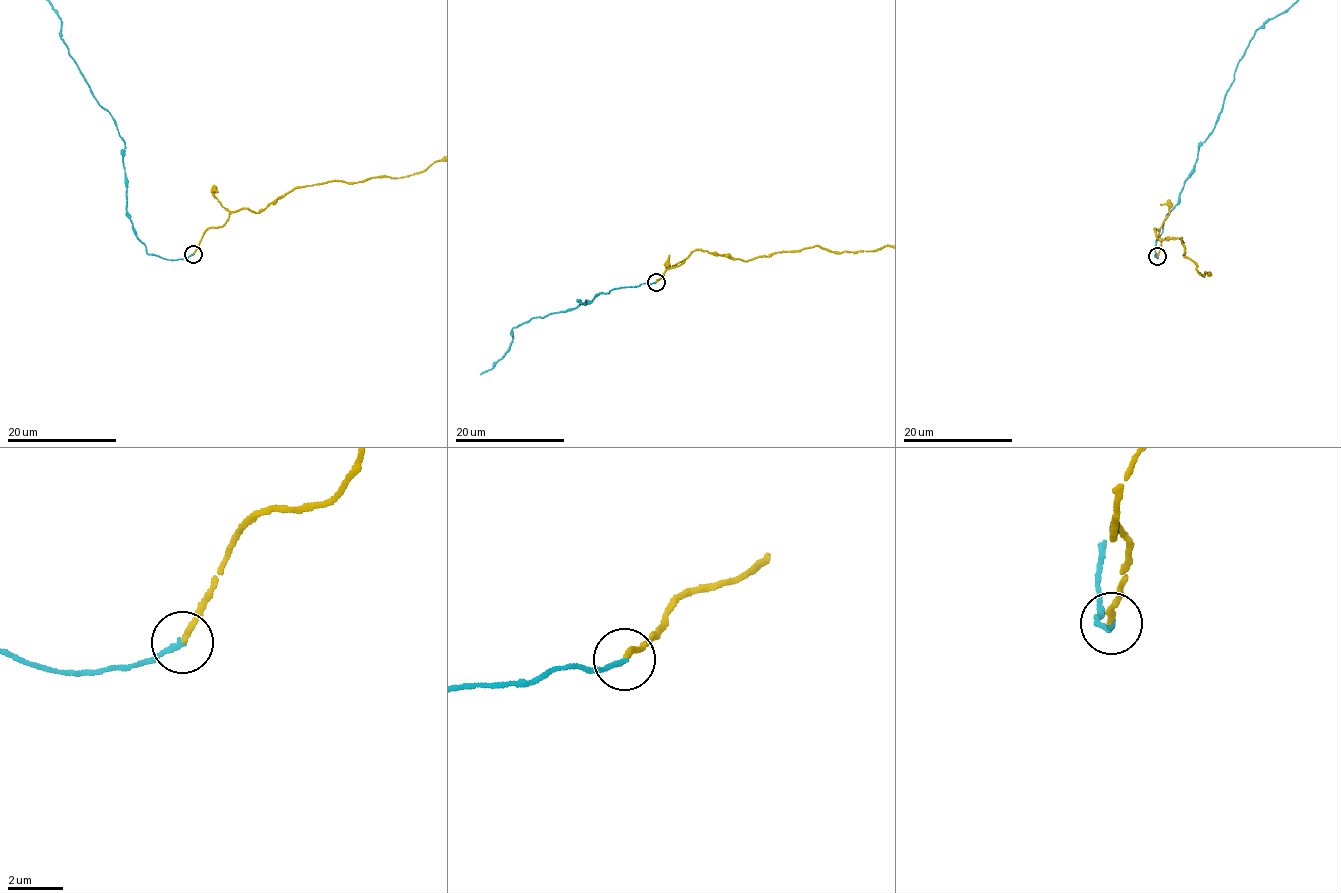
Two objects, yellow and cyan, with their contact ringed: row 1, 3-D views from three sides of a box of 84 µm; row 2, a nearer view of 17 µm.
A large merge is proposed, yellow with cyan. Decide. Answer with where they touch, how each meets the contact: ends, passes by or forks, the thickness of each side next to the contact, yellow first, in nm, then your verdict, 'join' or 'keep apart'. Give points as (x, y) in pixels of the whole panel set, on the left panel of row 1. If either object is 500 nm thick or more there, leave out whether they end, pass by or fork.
place (193, 254); yellow ends; cyan ends; calibres 200 and 180 nm; keep apart

